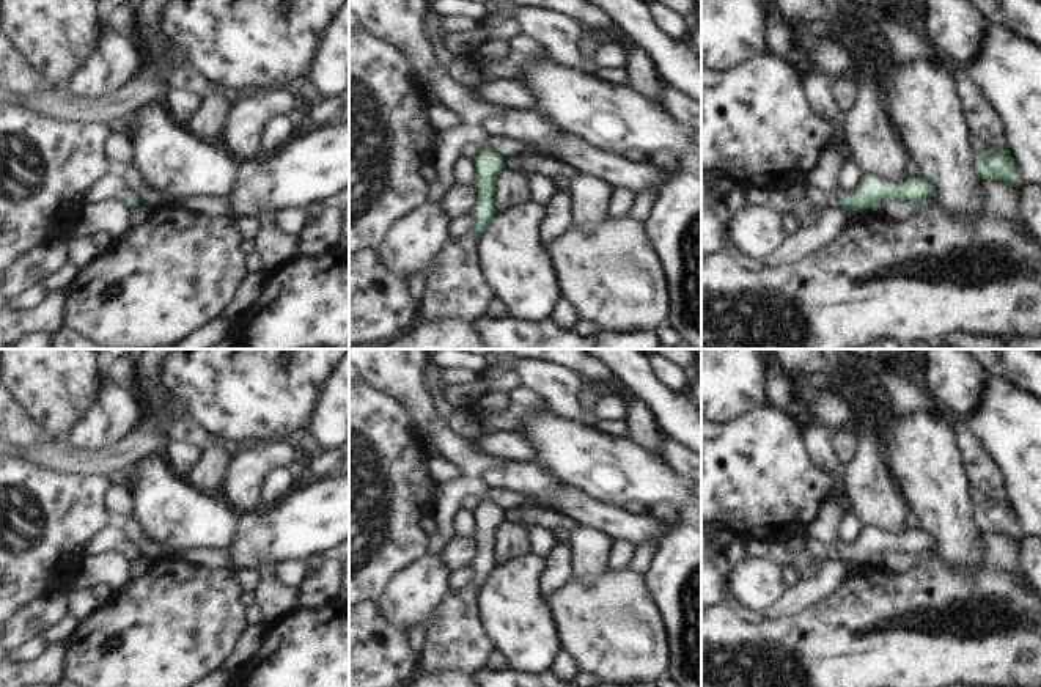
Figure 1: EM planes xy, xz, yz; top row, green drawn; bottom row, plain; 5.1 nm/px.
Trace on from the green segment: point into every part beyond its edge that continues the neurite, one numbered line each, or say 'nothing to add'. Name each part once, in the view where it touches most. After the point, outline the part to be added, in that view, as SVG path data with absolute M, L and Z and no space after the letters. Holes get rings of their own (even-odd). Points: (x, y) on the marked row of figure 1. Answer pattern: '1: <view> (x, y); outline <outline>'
1: xy (112, 186); outline M110 173L105 178L102 178L88 193L86 193L86 203L96 204L104 203L109 200L126 200L134 192L126 184L121 175Z

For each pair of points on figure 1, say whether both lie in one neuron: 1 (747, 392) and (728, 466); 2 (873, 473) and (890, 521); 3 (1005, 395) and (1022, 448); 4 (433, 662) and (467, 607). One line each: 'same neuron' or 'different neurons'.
1: different neurons
2: same neuron
3: same neuron
4: same neuron

